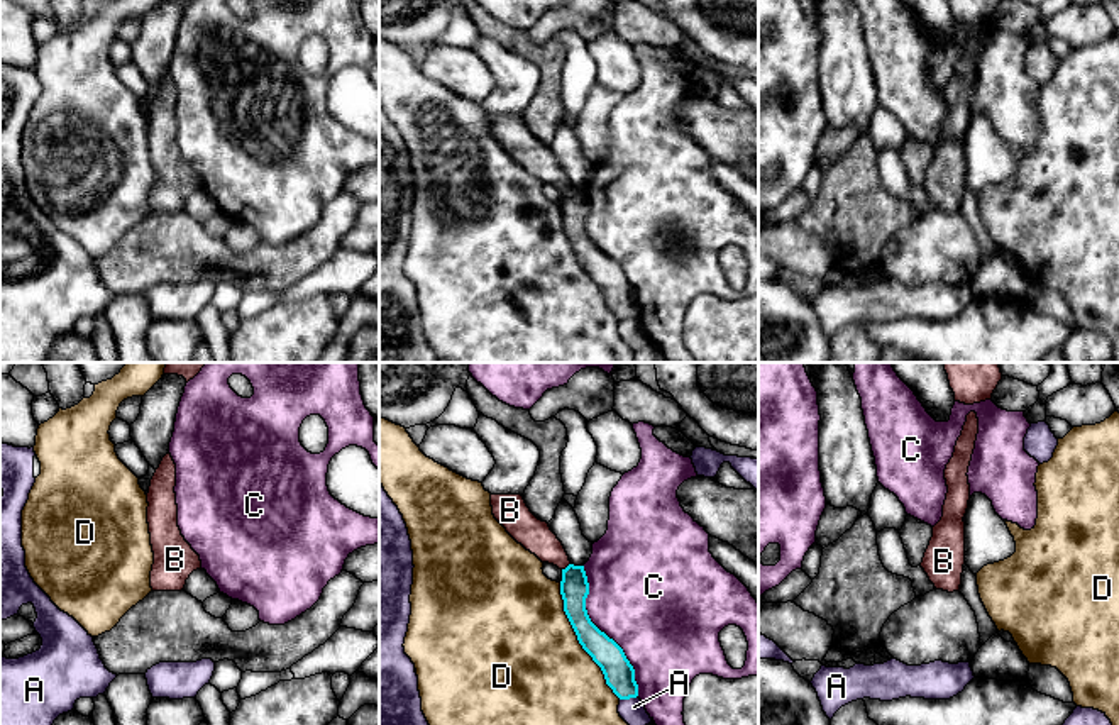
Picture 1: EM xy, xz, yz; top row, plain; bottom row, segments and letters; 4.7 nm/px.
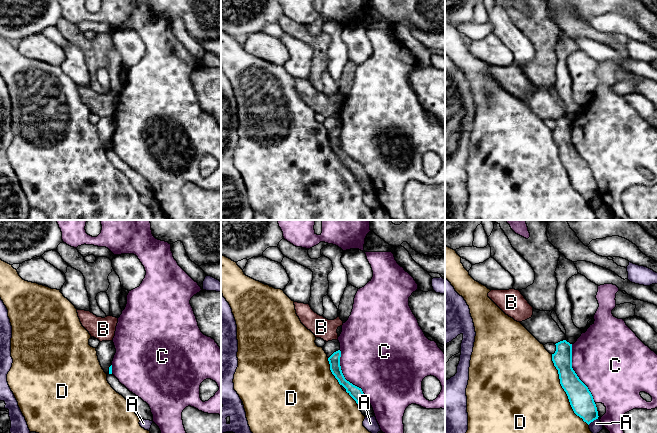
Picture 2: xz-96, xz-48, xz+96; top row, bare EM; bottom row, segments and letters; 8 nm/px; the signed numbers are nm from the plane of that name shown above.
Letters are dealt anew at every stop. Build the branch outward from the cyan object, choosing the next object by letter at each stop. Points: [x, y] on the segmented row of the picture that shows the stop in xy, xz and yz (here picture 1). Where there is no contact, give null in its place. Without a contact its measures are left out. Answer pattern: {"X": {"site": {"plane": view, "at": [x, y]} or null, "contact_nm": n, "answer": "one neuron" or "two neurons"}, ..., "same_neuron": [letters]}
{"A": {"site": {"plane": "xz", "at": [628, 698]}, "contact_nm": 90, "answer": "two neurons"}, "B": {"site": {"plane": "xz", "at": [567, 566]}, "contact_nm": 50, "answer": "one neuron"}, "C": {"site": {"plane": "xz", "at": [603, 632]}, "contact_nm": 650, "answer": "two neurons"}, "D": {"site": {"plane": "xz", "at": [578, 639]}, "contact_nm": 600, "answer": "two neurons"}, "same_neuron": ["B"]}

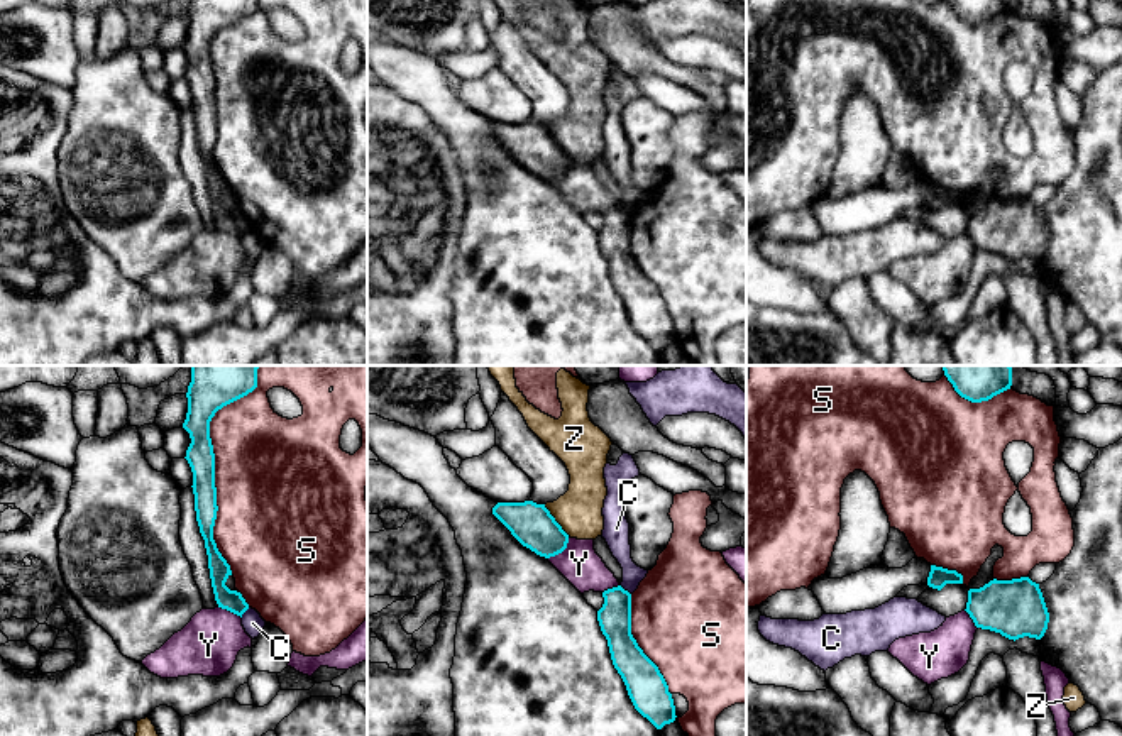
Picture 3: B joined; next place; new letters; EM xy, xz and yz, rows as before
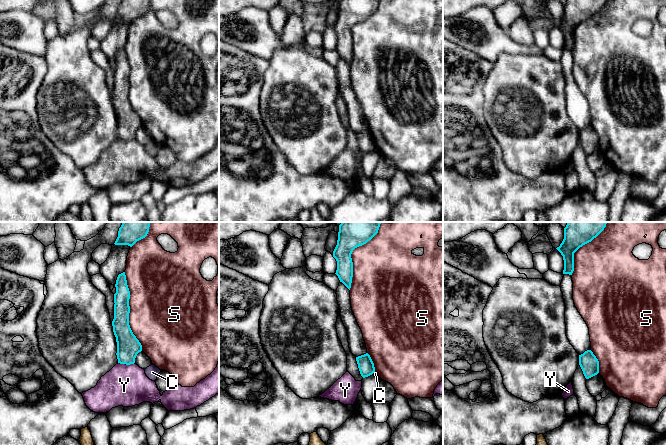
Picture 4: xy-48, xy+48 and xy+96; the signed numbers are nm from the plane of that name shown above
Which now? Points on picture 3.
{"C": {"site": {"plane": "xz", "at": [623, 589]}, "contact_nm": 70, "answer": "two neurons"}, "S": {"site": {"plane": "xy", "at": [214, 464]}, "contact_nm": 1000, "answer": "two neurons"}, "Y": {"site": {"plane": "xz", "at": [562, 550]}, "contact_nm": 150, "answer": "two neurons"}, "Z": {"site": {"plane": "xz", "at": [554, 520]}, "contact_nm": 200, "answer": "two neurons"}, "same_neuron": []}

